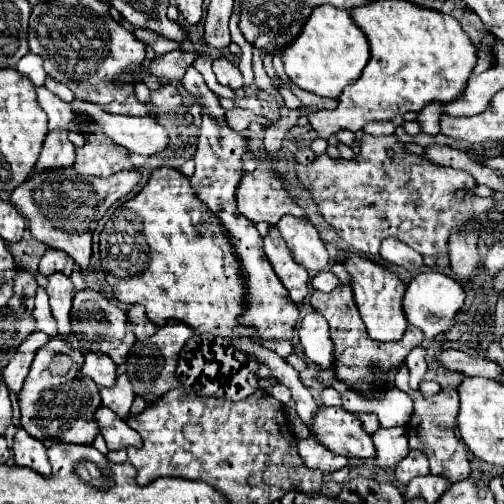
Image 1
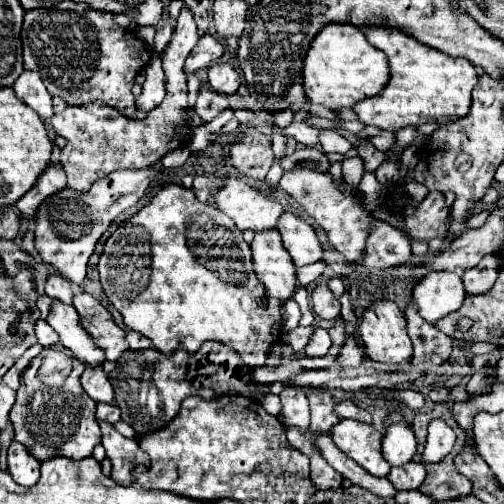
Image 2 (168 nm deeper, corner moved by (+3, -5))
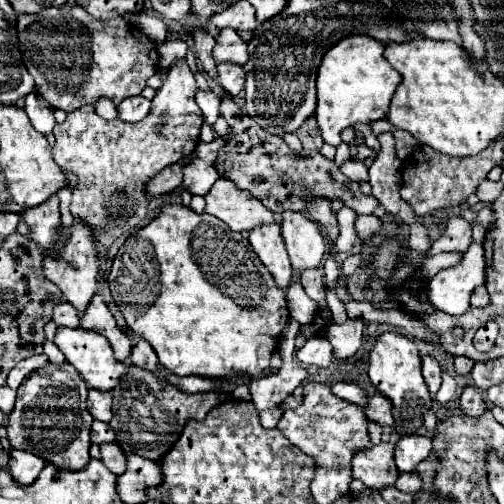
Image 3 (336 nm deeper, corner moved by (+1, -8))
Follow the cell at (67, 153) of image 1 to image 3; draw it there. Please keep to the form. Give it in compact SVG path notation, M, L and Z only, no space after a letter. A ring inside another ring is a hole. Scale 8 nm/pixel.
M50 196L44 204L36 208L24 210L20 216L30 226L30 236L44 250L50 250L56 244L56 228L60 226L60 210L58 196Z

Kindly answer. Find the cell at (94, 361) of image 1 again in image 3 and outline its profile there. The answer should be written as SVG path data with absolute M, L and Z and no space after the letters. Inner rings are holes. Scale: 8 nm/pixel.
M88 390L88 410L96 420L110 422L112 418L112 394L102 390Z

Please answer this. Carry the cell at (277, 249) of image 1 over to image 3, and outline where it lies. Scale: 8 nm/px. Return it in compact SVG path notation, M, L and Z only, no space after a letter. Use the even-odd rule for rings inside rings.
M266 224L250 232L248 236L254 252L262 260L262 264L270 270L274 276L276 288L288 288L292 282L292 266L280 236L280 226L278 224Z

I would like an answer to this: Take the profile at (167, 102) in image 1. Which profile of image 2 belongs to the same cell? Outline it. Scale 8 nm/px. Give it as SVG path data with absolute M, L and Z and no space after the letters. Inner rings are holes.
M158 55L152 57L152 61L146 67L146 81L144 81L142 95L136 97L136 109L140 111L152 111L158 101L164 99L164 71L162 61Z

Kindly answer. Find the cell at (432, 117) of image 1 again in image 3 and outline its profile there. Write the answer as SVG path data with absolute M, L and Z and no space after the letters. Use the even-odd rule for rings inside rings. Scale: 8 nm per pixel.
M392 132L380 134L378 142L382 146L380 156L374 158L374 164L370 166L370 184L372 184L372 196L380 200L380 204L386 208L388 214L398 216L406 224L414 224L416 216L408 204L400 198L400 168L402 160L396 154L396 140Z

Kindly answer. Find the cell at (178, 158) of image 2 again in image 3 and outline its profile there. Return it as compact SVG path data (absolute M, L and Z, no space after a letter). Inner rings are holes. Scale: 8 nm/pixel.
M196 158L196 160L192 160L190 164L184 166L182 186L192 194L202 194L204 196L212 188L216 178L218 178L218 172L216 172L214 164Z

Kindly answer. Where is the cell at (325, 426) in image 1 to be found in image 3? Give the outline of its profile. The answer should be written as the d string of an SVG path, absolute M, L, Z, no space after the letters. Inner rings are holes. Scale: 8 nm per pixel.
M380 442L372 448L354 452L352 476L374 490L392 486L398 476L398 468L394 464L394 444Z

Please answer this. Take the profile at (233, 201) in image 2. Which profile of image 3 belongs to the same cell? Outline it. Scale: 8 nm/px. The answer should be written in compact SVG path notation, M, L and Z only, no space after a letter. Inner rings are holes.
M218 178L206 198L206 212L226 222L232 230L244 232L264 224L274 224L274 214L260 200L238 188L228 178Z

